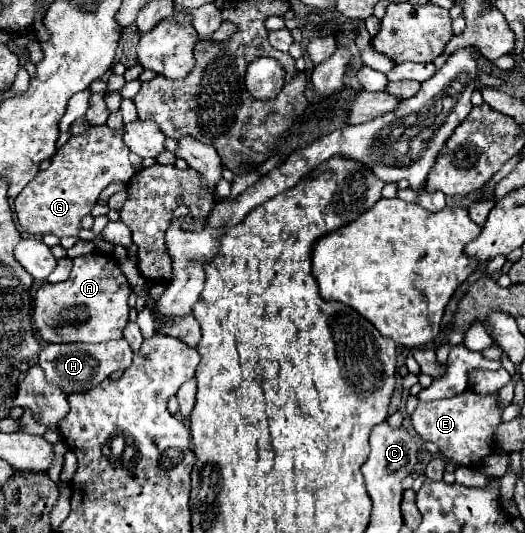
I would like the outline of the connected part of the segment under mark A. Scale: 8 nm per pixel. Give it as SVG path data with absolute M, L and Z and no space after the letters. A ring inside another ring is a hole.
M92 251L88 255L80 255L72 259L72 271L70 277L62 283L44 283L34 297L34 329L36 335L46 343L102 343L108 339L122 337L122 329L128 321L128 297L132 293L132 287L124 273L120 271L116 259L102 251Z

